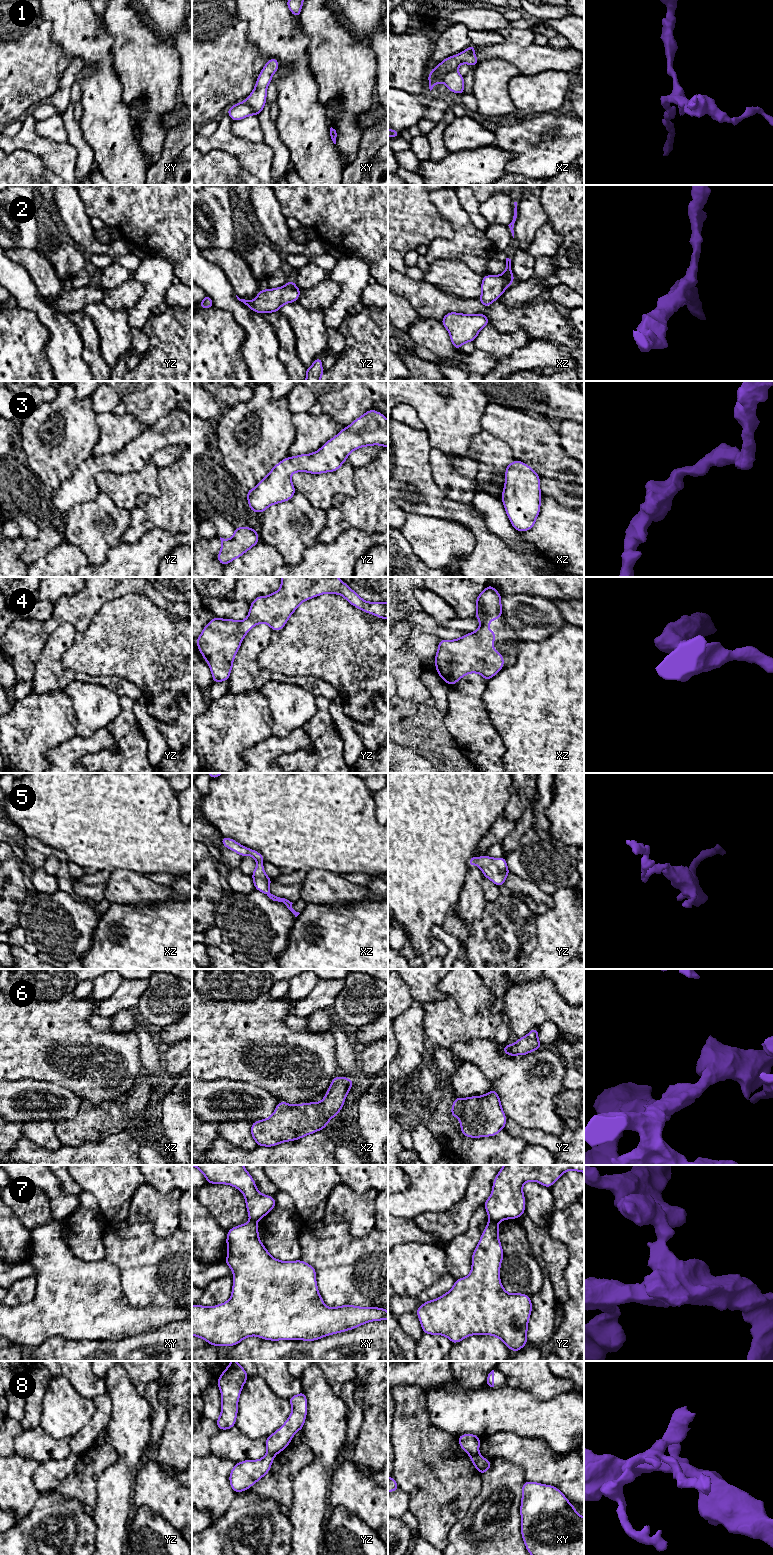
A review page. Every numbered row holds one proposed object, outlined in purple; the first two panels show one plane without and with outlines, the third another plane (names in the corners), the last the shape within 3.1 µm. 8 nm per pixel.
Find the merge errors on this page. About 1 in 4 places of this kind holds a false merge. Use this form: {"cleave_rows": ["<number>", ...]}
{"cleave_rows": ["1", "7", "8"]}

